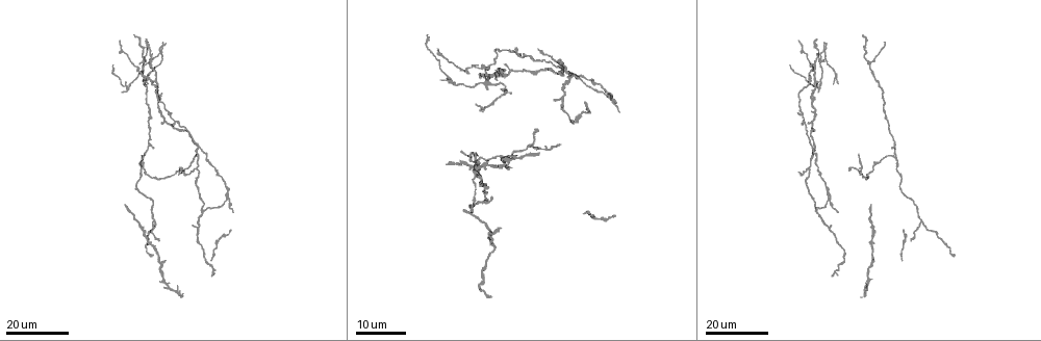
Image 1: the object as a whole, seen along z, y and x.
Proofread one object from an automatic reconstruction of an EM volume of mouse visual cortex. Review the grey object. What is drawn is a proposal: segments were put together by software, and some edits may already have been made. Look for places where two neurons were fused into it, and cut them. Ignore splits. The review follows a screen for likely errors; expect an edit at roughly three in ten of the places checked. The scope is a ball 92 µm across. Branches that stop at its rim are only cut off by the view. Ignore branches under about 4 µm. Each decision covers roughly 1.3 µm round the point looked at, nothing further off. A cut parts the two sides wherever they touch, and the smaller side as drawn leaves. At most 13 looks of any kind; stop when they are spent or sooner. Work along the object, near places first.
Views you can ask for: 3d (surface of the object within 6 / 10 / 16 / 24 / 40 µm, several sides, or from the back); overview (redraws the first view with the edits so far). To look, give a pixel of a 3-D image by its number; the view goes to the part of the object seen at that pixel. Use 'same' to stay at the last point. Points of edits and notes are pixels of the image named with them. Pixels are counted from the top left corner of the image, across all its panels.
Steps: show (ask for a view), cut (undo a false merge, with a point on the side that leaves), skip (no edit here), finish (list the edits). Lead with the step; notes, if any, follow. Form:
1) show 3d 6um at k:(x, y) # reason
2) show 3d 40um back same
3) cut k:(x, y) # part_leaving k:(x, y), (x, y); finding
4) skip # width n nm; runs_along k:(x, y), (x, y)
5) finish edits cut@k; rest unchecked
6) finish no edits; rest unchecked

show 3d 16um at 1:(571, 75) # branch point

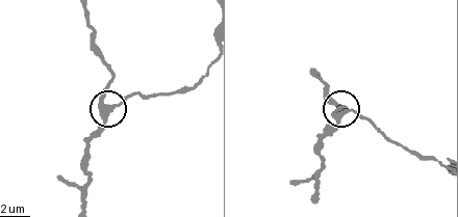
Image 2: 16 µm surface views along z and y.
show 3d 6um at 2:(345, 112) # closer look

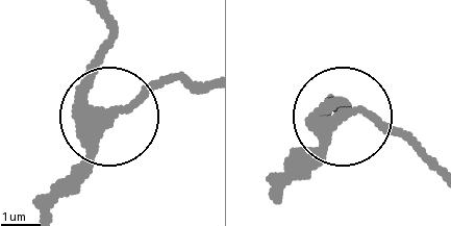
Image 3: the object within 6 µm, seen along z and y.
skip # arms 3; one neuron here

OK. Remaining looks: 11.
show 3d 24um at 1:(808, 167)

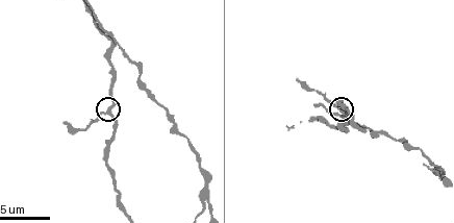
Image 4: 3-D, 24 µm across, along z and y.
show 3d 10um at 4:(107, 113) # zoom in

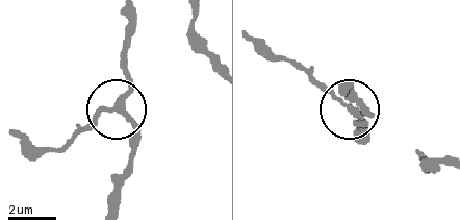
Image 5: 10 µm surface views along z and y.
skip # width 190 nm; runs_along 5:(361, 139), (357, 117), (303, 64); continuous, no second neuron

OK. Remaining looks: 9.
show 3d 16um at 1:(178, 172) # four-way junction

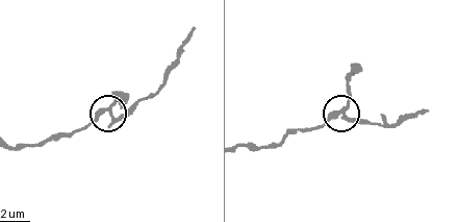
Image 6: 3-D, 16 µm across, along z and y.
show 3d 6um at 6:(110, 107) # closer look

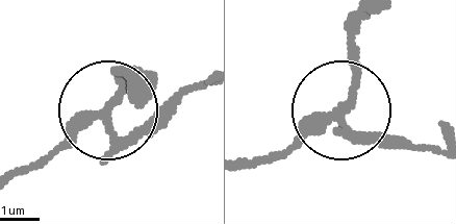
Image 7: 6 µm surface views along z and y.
cut 7:(166, 107) # part_leaving 7:(355, 140), (440, 150); a second neuron is stuck on

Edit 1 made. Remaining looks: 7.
show 3d 16um at 1:(872, 164)

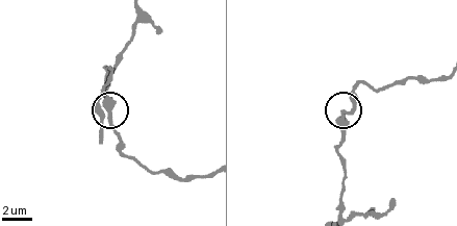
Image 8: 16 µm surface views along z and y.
show 3d 10um at 8:(111, 114)

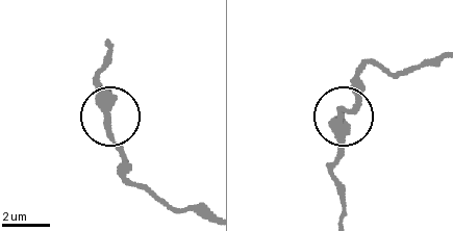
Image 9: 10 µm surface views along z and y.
skip # continuous, no second neuron

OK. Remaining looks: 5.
show 3d 24um at 1:(868, 64) # four or more arms meet

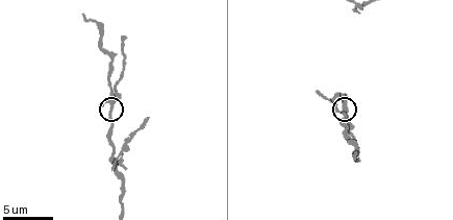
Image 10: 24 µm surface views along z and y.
show 3d 6um at 10:(110, 106)

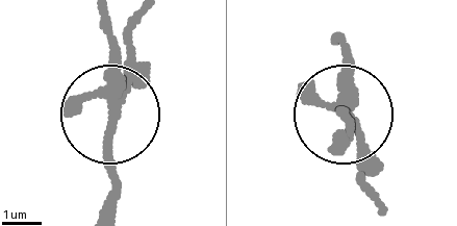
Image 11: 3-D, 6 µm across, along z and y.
skip # width 260 nm; one neuron here

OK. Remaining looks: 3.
show 3d 24um at 1:(894, 156) # a fork

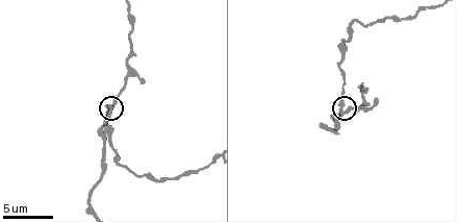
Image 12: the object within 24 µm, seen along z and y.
show 3d 6um at 12:(342, 107)

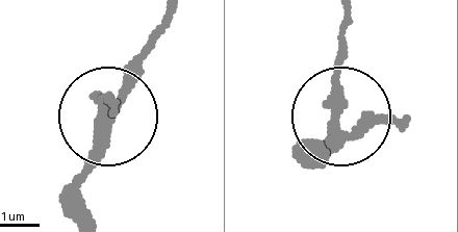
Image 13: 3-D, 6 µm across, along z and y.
skip # one neuron here

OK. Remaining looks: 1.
finish edits cut@7; rest unchecked

